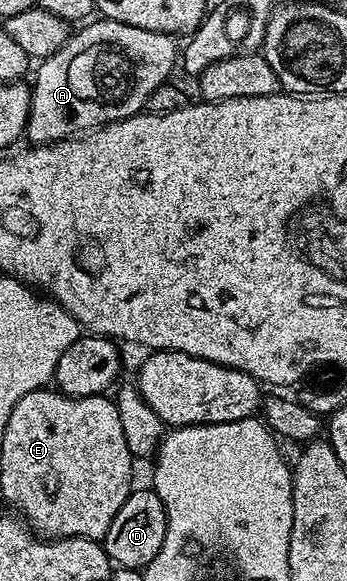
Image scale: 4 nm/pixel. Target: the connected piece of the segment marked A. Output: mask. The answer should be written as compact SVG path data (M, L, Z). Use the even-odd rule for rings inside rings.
M103 18L93 19L69 35L67 42L45 60L39 61L40 69L30 80L32 101L28 115L26 136L33 145L57 144L77 134L88 134L106 124L137 115L148 99L169 79L172 67L178 64L177 37L166 32L142 30L138 26L126 26Z

